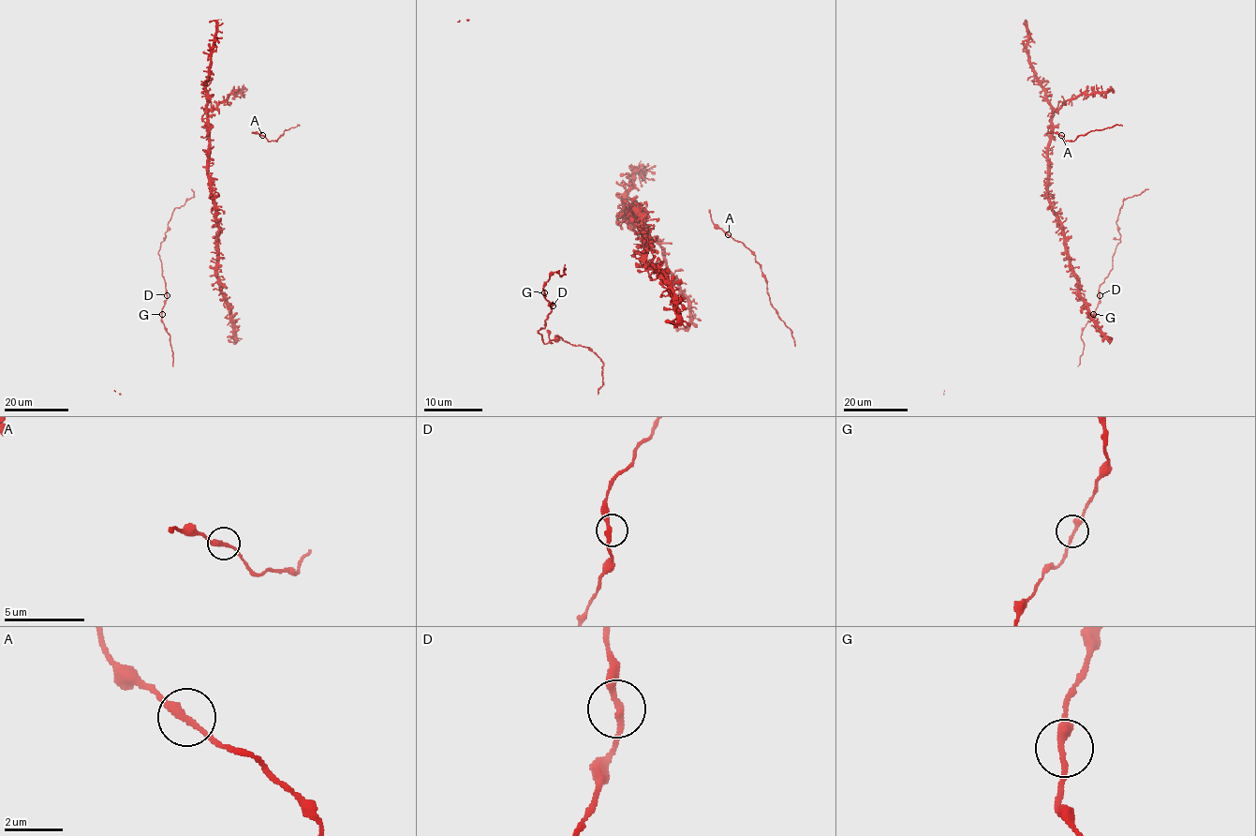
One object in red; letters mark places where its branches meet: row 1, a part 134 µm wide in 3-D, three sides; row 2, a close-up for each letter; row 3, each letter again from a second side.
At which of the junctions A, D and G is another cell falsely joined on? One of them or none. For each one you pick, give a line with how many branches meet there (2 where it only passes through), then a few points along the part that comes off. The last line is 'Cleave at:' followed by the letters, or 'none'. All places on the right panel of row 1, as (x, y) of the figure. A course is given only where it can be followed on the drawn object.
Cleave at: none

